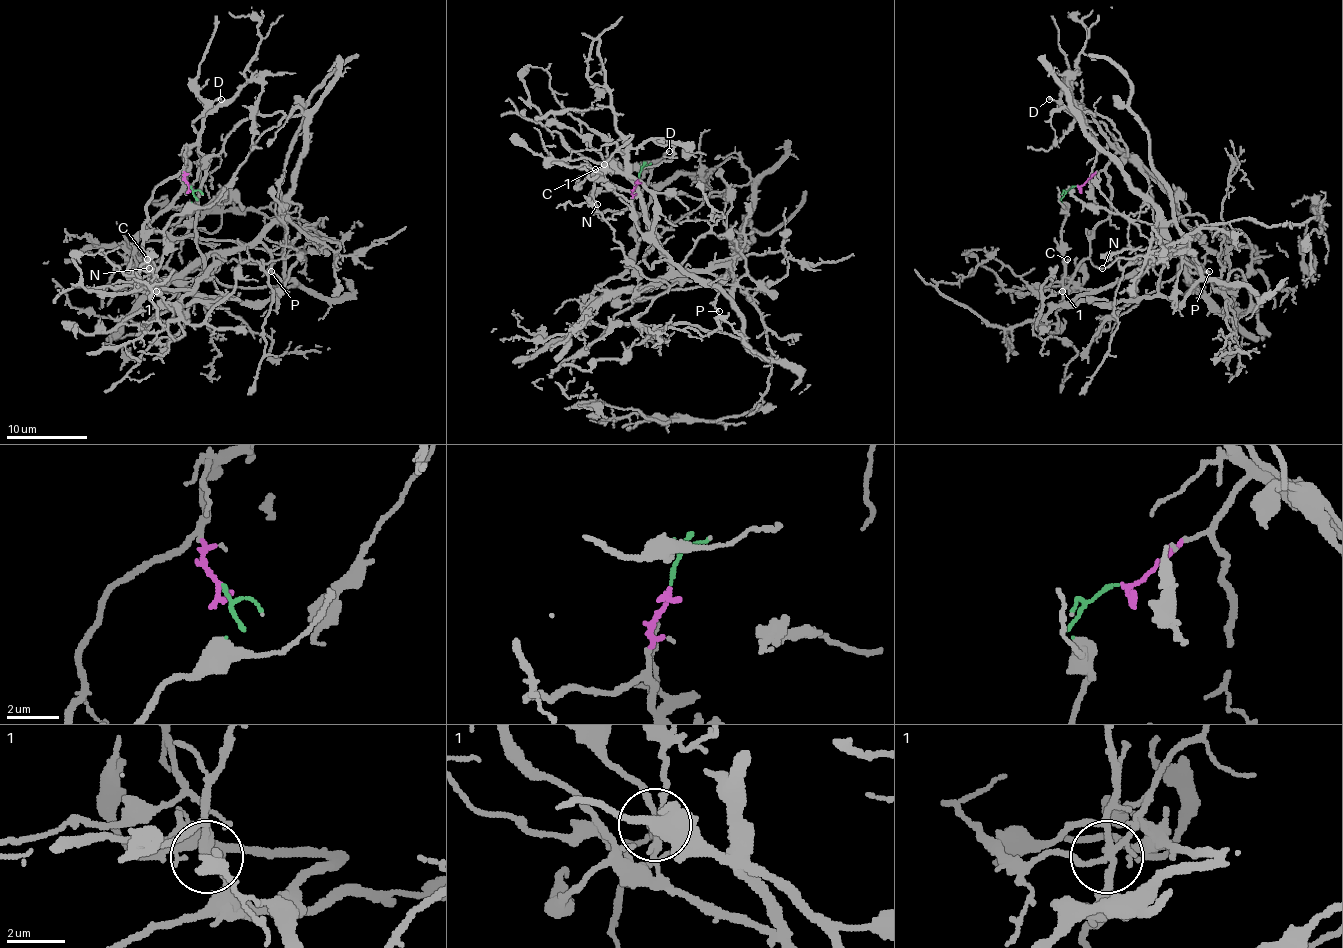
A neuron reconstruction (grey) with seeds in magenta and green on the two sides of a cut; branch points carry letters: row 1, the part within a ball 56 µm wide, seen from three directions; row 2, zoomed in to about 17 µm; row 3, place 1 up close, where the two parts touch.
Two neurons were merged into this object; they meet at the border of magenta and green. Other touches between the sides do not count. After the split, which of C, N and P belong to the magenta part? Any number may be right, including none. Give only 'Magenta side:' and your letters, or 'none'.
Magenta side: N

